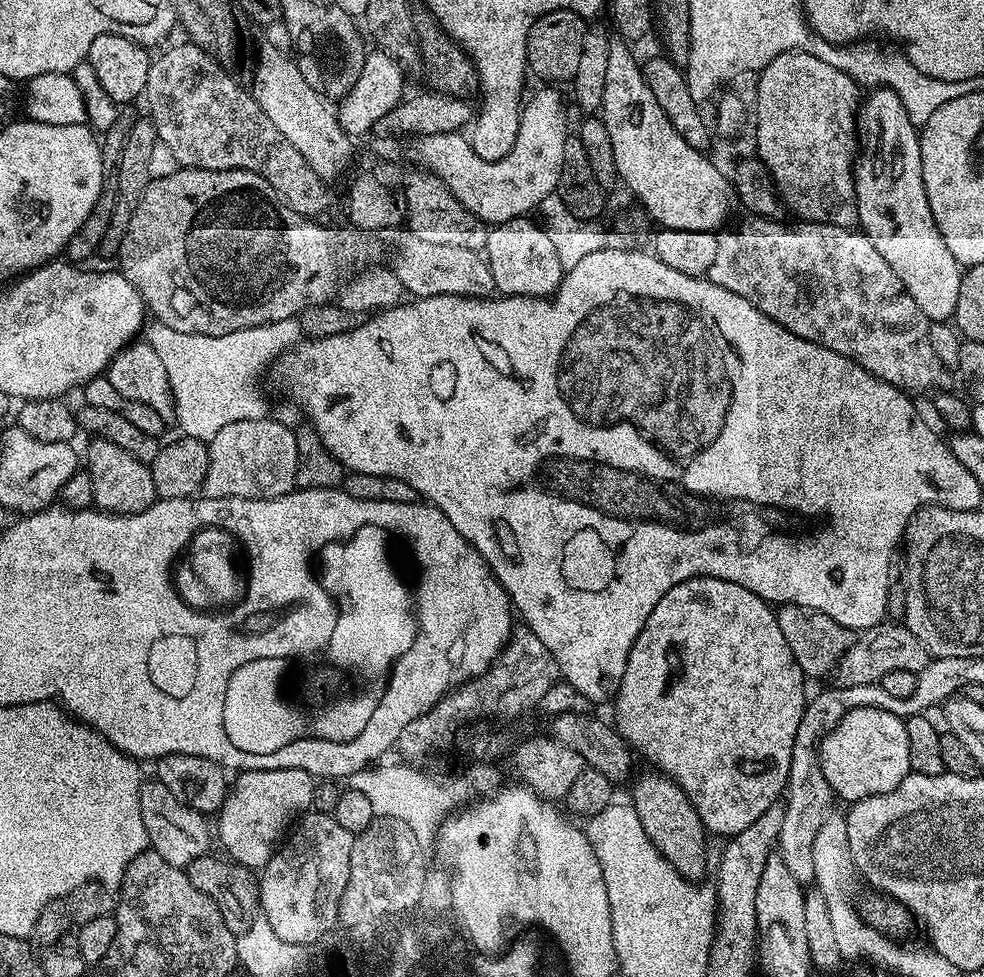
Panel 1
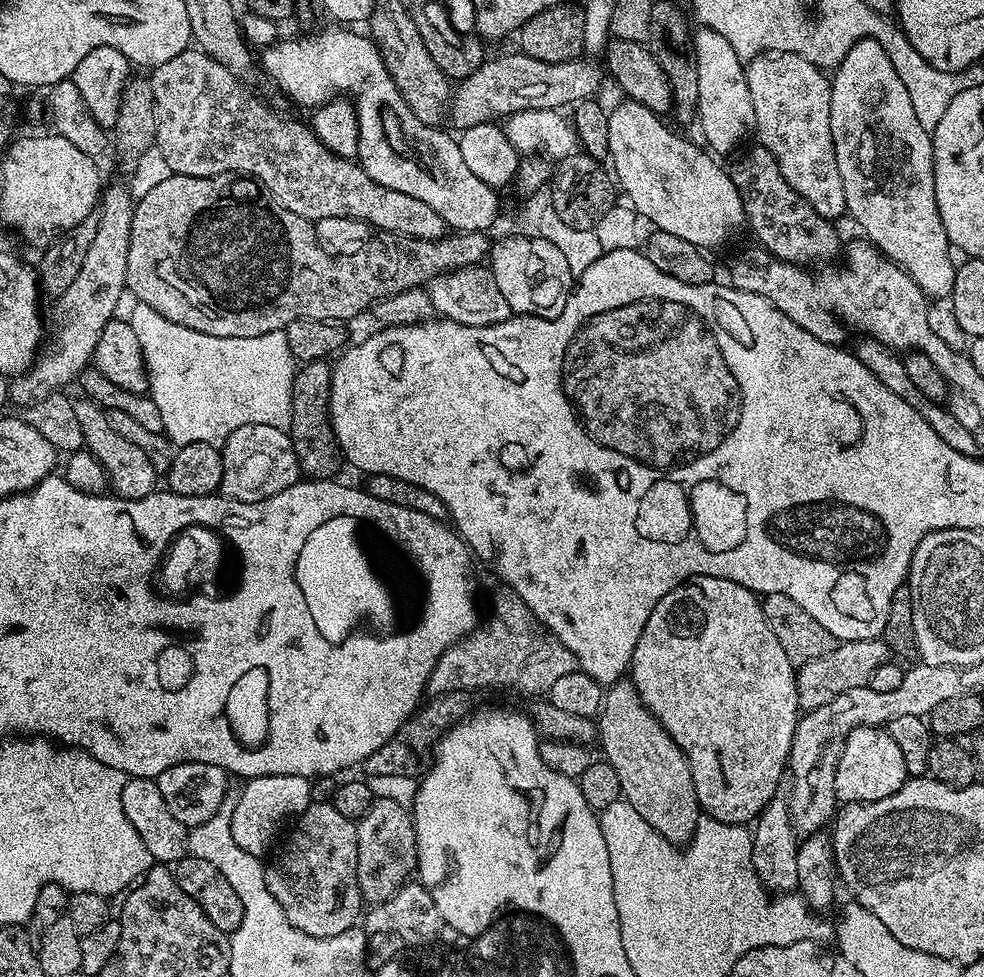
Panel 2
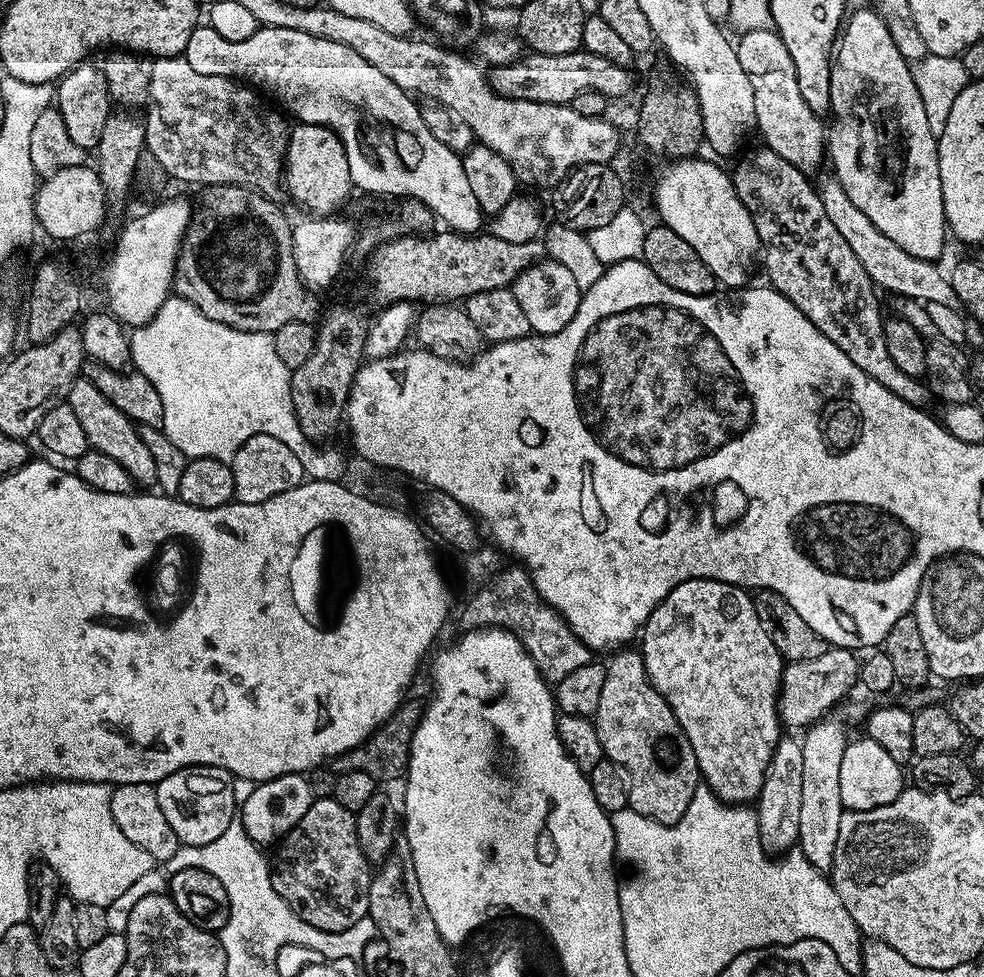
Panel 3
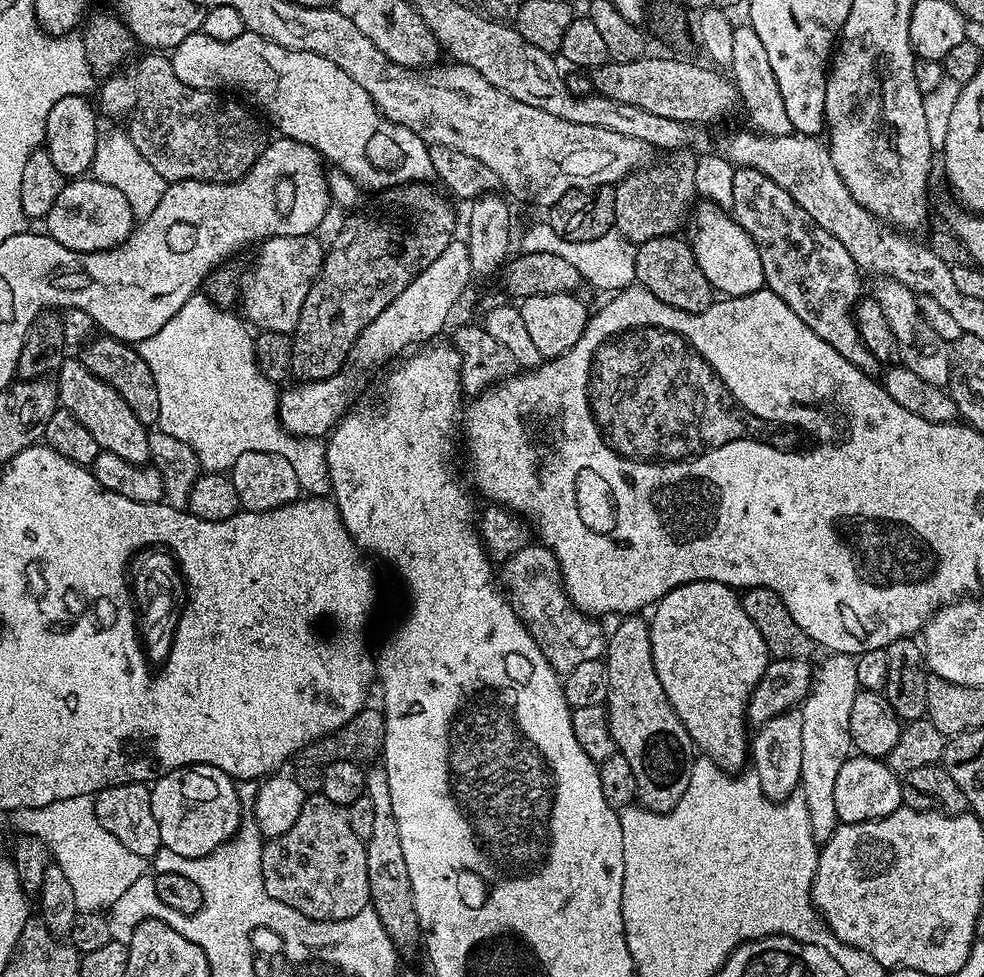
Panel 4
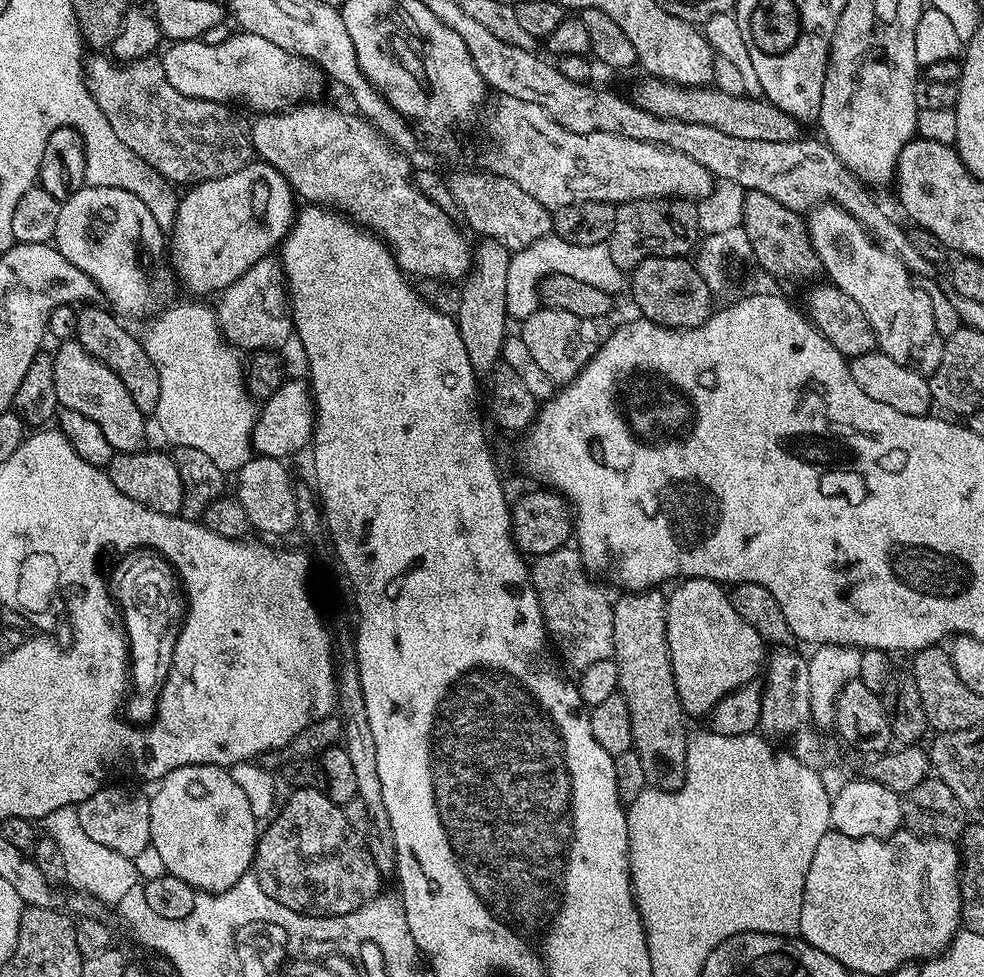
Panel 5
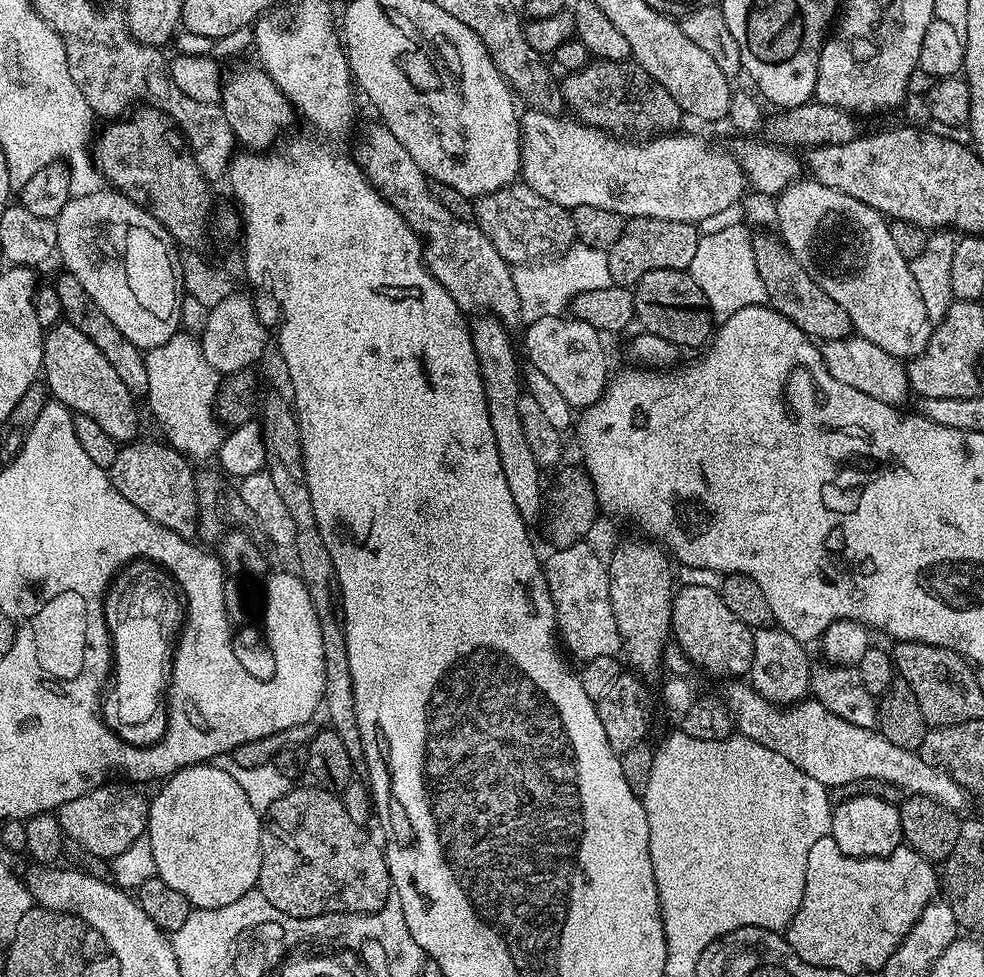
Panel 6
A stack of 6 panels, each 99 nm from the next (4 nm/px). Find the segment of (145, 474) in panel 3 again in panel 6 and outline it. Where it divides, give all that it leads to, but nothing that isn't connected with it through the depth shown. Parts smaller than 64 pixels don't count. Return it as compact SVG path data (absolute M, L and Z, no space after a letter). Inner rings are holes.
M61 322L45 331L42 376L48 379L46 388L55 403L65 404L73 414L86 414L86 418L98 422L98 427L121 446L137 439L139 432L136 431L140 428L137 401L130 390L126 390L122 378L118 378L114 366L106 362L102 350L98 350L98 346L78 330L78 326Z

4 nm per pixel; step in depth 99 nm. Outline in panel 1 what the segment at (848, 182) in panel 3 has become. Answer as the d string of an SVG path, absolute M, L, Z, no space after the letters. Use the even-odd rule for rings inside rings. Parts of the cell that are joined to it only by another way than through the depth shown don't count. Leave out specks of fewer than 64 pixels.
M888 88L871 89L863 97L860 111L860 144L862 149L859 151L854 165L854 190L856 191L859 231L864 232L866 238L870 238L870 242L874 242L878 254L882 254L882 258L886 258L887 264L890 265L890 270L894 270L894 274L898 274L898 282L902 282L902 286L906 286L906 294L910 294L910 298L914 298L914 302L918 302L918 310L922 310L926 319L930 322L951 321L956 315L956 307L958 306L958 286L962 275L962 265L954 258L954 254L950 254L946 242L942 242L942 234L934 222L934 214L930 214L930 202L926 198L926 186L922 182L922 150L920 149L920 134L917 125L910 122L906 108L902 106L898 96Z

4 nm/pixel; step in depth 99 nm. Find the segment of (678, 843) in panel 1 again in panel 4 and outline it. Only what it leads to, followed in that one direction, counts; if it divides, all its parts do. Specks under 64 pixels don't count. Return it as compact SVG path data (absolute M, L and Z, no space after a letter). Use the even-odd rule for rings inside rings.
M628 614L606 640L606 663L610 674L610 690L608 691L608 721L610 734L616 743L616 750L624 755L626 762L634 769L636 783L636 800L639 807L649 808L652 812L670 812L686 794L686 786L690 786L694 745L686 726L682 726L682 718L674 714L674 706L670 706L670 698L666 698L666 690L662 690L662 682L658 682L658 670L654 670L654 658L650 646L649 621L643 615Z

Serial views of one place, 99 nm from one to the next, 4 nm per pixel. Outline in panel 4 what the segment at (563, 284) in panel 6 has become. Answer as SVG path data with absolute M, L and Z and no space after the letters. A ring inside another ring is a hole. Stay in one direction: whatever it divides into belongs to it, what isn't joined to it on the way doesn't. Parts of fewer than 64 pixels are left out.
M542 220L525 232L521 247L523 253L557 254L560 258L565 258L587 283L590 281L594 287L610 290L609 292L617 292L633 285L636 280L636 249L634 244L615 230L600 238L591 239L590 242L566 240Z

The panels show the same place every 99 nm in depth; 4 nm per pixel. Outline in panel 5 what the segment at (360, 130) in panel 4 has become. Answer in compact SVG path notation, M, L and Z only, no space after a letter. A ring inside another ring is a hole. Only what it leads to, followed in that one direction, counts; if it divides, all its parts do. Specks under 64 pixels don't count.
M237 31L226 42L217 45L207 45L202 39L177 40L163 49L164 56L159 57L162 70L166 74L166 82L178 90L178 94L186 94L190 98L199 100L218 100L221 102L236 102L241 100L244 104L256 109L256 112L271 114L281 111L293 102L304 102L309 98L316 98L320 92L320 76L322 72L317 65L303 56L295 56L292 52L282 50L282 46L274 46L266 38L258 38L258 34Z

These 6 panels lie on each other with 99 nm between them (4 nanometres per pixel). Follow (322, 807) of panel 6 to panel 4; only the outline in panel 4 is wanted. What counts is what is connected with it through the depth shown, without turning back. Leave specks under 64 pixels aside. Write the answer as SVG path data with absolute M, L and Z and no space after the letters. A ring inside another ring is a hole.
M316 794L316 797L305 799L302 806L302 814L298 818L298 822L294 822L294 826L290 826L290 830L286 830L286 834L271 837L265 843L262 850L262 882L266 886L266 894L270 894L270 898L278 898L278 902L282 902L286 906L290 906L294 910L298 910L298 914L306 914L306 918L311 920L349 920L354 918L354 914L358 914L363 908L369 907L370 883L369 875L366 868L367 850L365 841L358 834L354 834L354 830L348 821L348 813L341 805L330 802L330 798L326 798L323 794Z

